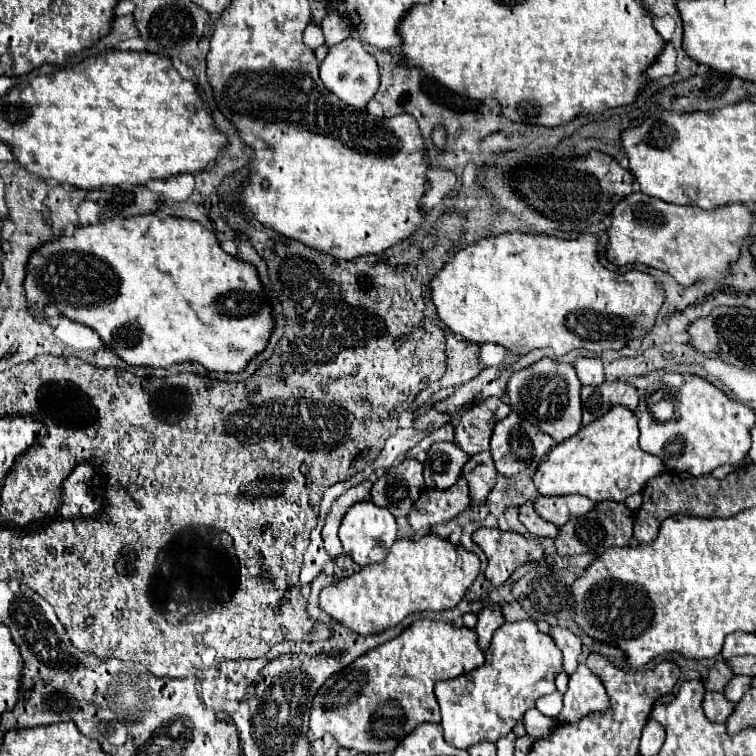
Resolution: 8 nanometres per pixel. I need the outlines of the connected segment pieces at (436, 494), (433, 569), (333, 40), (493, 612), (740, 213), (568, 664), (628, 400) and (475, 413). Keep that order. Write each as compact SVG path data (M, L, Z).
M464 476L458 478L448 490L426 488L424 494L414 502L408 522L416 532L430 530L436 524L446 524L470 506L470 490Z
M428 534L428 536L422 536L420 540L396 540L384 562L370 564L348 578L332 582L330 586L322 588L318 600L320 600L320 608L328 616L332 616L336 622L354 630L360 636L372 636L372 634L382 634L394 628L408 614L416 614L424 610L442 612L442 610L454 608L462 600L466 590L470 588L474 578L478 576L478 572L480 572L478 556L466 552L462 546L452 546L444 538Z
M338 12L328 14L328 16L322 20L320 28L322 28L324 38L326 38L326 42L324 42L324 46L326 46L326 48L340 44L340 42L342 42L342 40L346 40L346 38L350 36L350 32L352 32L350 22L348 22L346 18L342 18Z
M490 604L478 612L476 632L478 632L478 646L482 650L486 650L490 646L490 638L502 622L504 622L504 614L502 614L502 608L498 604Z
M632 192L628 198L622 198L614 210L610 212L610 228L608 232L608 244L606 244L606 258L614 266L622 268L628 264L646 264L650 268L658 268L662 272L668 272L672 278L676 278L678 284L690 286L698 280L710 280L710 278L724 278L728 274L730 264L738 258L740 246L748 234L752 212L744 204L726 204L714 210L704 210L694 204L678 206L672 202L664 202L658 198L650 198L640 192Z
M552 626L550 628L550 636L556 640L558 648L562 650L562 658L564 658L564 670L568 674L572 674L578 666L578 658L580 658L580 648L582 648L582 640L580 636L576 636L572 630L564 628L564 626Z
M604 382L602 386L582 388L582 426L594 422L612 406L626 406L636 410L636 388L626 382Z
M488 398L474 404L460 416L460 422L456 426L456 444L468 456L488 450L490 434L496 422L506 418L510 412L510 404L502 398Z

